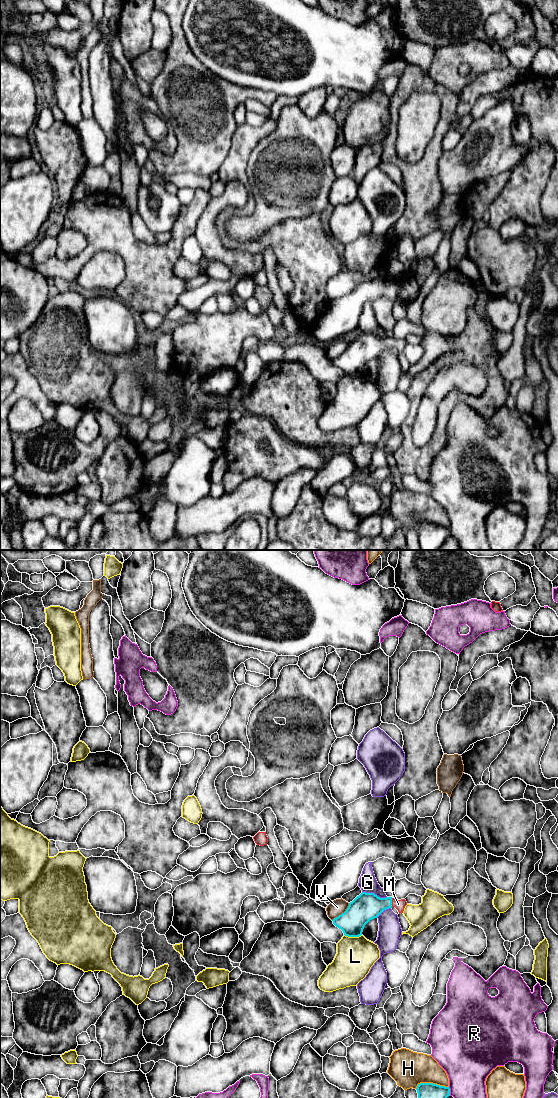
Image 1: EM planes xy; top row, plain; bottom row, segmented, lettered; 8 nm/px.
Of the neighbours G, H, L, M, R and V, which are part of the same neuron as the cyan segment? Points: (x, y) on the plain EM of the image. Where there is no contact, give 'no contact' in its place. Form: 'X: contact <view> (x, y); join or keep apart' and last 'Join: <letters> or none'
G: contact xy (373, 333); keep apart
H: contact xy (431, 523); keep apart
L: contact xy (353, 376); keep apart
M: contact xy (391, 342); join
R: contact xy (449, 531); keep apart
V: contact xy (342, 353); keep apart
Join: M

